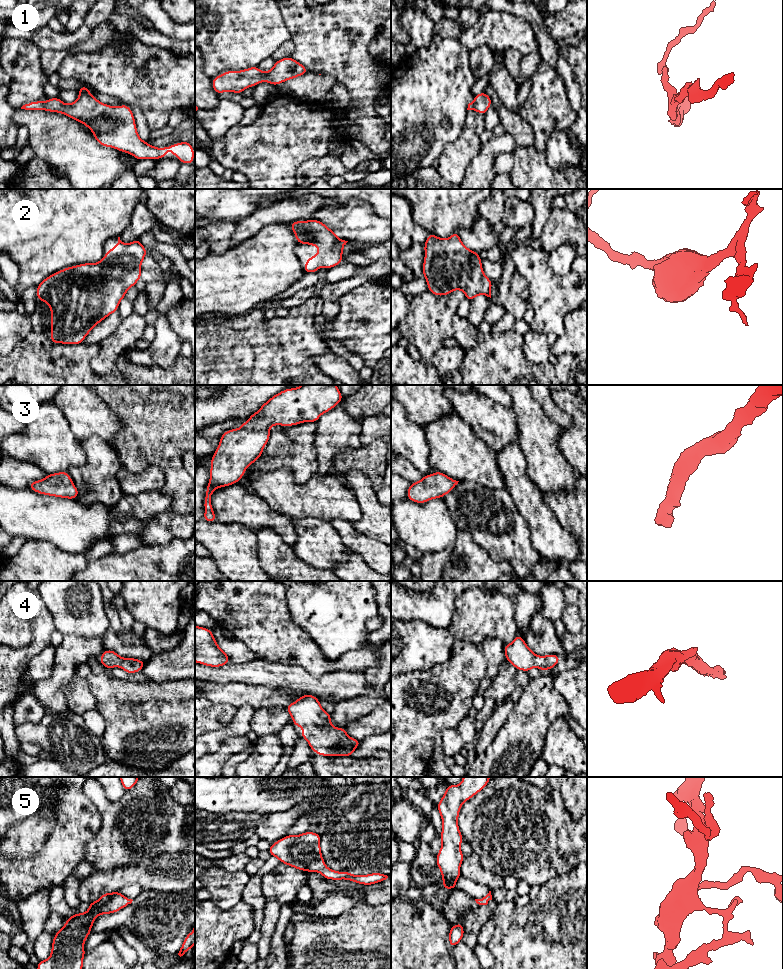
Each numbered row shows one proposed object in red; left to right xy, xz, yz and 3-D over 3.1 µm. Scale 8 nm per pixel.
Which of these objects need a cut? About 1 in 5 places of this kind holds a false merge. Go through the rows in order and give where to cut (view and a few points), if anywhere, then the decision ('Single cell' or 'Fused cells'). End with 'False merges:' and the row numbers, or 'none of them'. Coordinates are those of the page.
1: No split. Single cell
2: No split. Single cell
3: No split. Single cell
4: No split. Single cell
5: No split. Single cell
False merges: none of them

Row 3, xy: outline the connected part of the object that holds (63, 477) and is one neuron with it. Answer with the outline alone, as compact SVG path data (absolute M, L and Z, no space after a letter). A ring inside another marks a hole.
M67 471L47 474L44 479L31 482L28 487L42 495L60 498L76 499L79 495Z

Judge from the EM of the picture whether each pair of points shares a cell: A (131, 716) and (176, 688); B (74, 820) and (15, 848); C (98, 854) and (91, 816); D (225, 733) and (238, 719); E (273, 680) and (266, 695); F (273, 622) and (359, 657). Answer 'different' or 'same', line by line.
A: same
B: different
C: different
D: same
E: different
F: same

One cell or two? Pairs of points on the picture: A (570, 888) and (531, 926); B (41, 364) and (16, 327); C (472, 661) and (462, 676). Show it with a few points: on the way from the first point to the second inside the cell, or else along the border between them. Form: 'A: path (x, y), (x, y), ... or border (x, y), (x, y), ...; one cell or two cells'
A: path (560, 898), (541, 917); one cell
B: border (31, 331), (10, 353); two cells
C: path (468, 665), (463, 672); one cell

